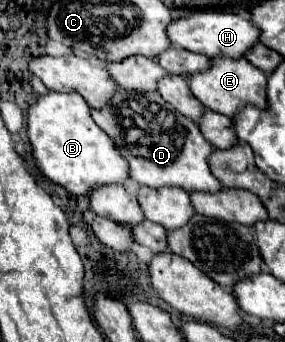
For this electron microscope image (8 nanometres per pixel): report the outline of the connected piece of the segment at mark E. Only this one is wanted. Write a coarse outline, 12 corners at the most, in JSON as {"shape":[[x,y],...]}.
{"shape":[[213,58],[187,78],[205,108],[235,118],[267,106],[267,74],[247,60]]}

